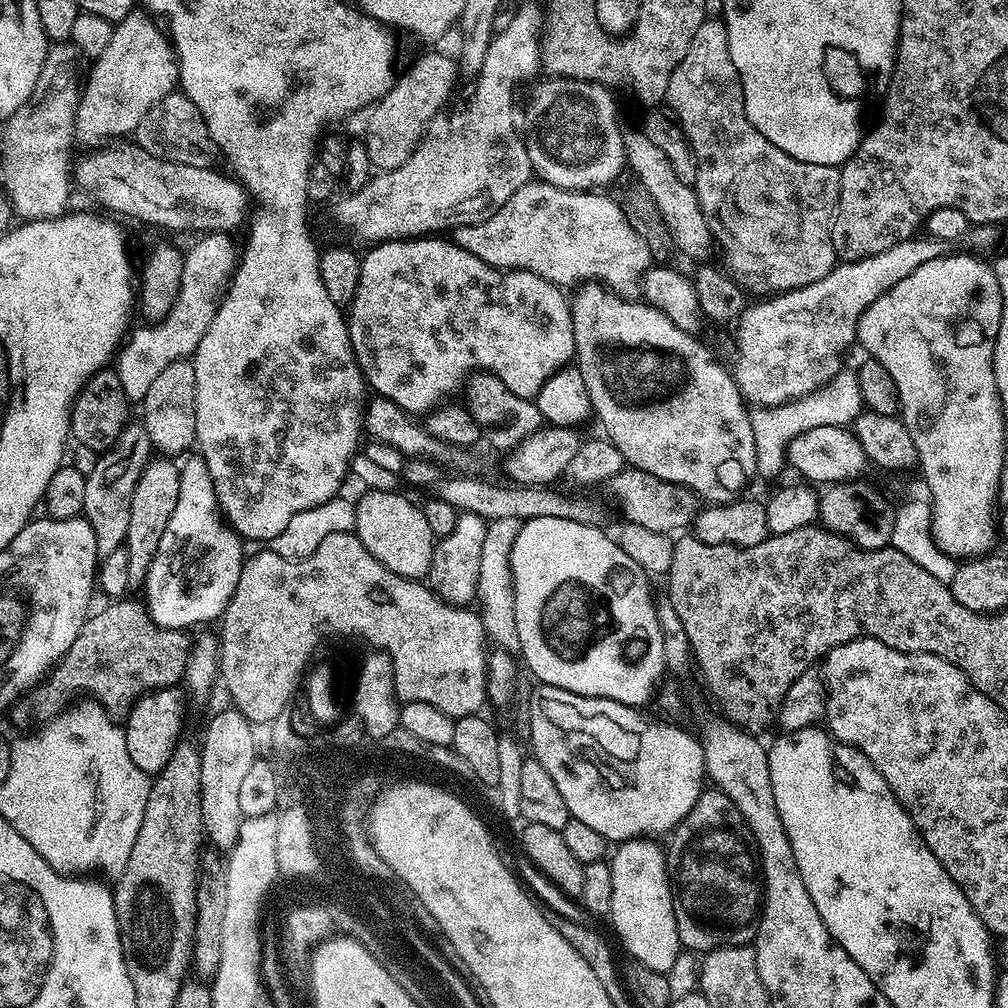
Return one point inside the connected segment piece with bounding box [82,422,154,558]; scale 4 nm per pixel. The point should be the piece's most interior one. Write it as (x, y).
(110, 488)

